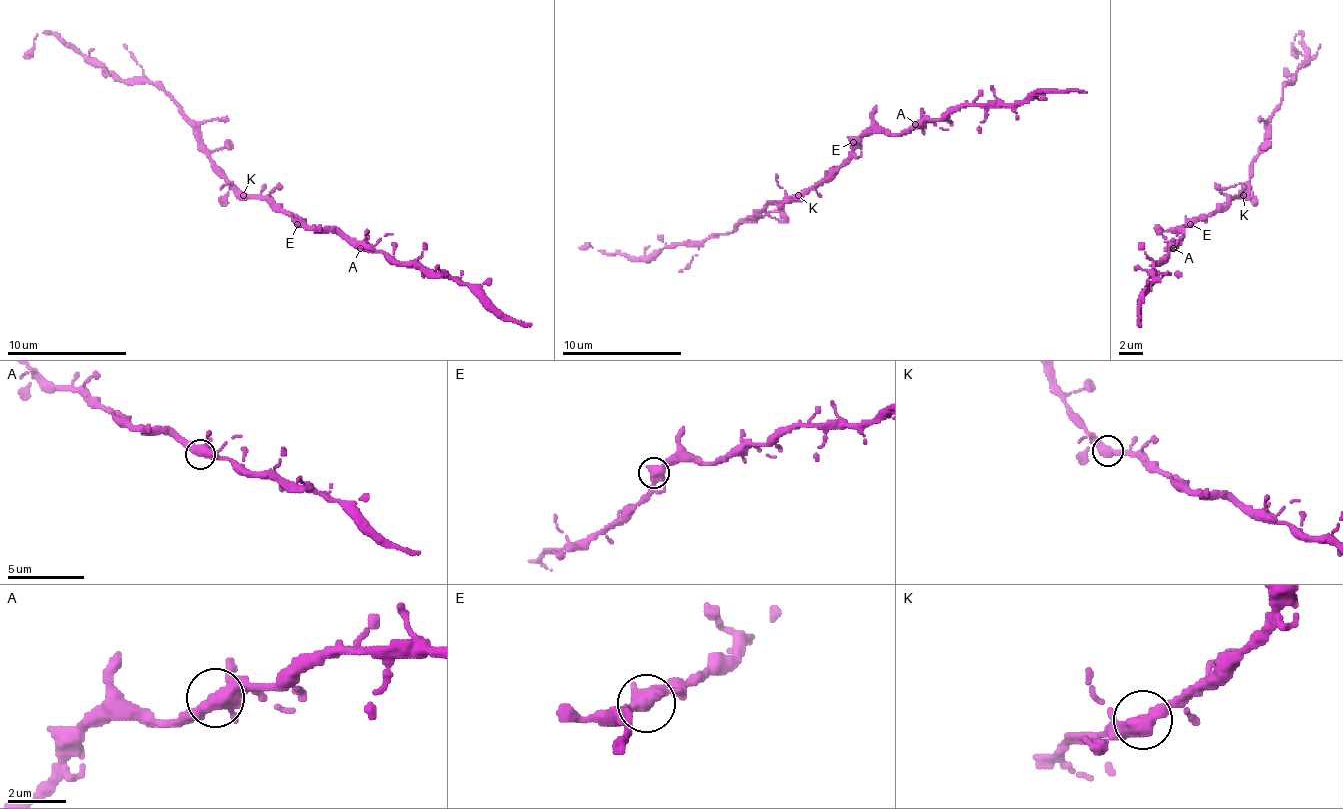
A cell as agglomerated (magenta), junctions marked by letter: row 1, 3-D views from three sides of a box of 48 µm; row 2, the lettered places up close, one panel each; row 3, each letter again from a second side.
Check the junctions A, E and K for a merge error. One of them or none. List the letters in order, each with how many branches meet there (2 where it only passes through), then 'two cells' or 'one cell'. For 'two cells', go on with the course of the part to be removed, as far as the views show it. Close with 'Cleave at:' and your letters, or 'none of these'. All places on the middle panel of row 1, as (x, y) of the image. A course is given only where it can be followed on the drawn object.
A: 4 branches meet; one cell
E: 2 branches meet; one cell
K: 2 branches meet; one cell
Cleave at: none of these

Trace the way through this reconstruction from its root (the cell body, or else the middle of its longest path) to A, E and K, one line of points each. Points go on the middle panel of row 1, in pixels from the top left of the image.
A: (814, 187), (865, 136), (871, 133), (906, 133), (915, 124)
E: (814, 187), (850, 154), (853, 142)
K: (814, 187), (808, 187), (799, 196)

